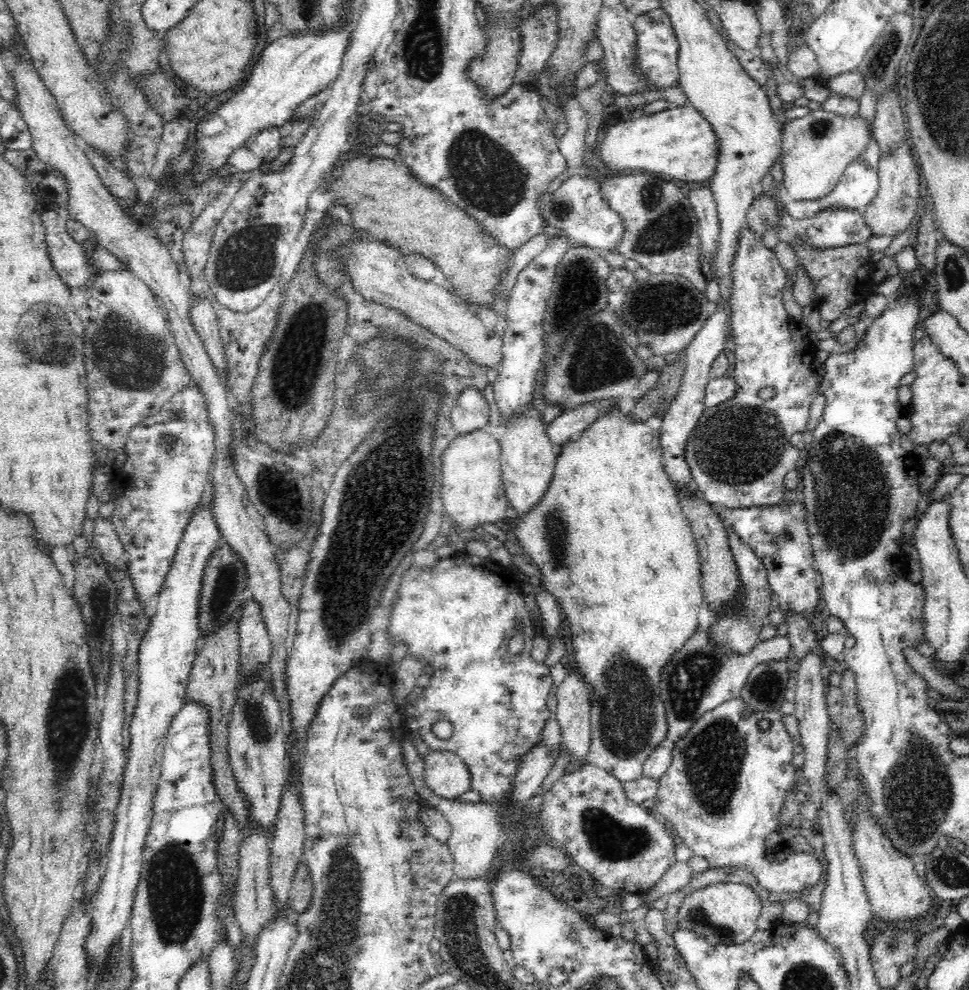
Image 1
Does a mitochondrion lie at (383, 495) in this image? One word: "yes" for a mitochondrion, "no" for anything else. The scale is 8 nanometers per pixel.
yes

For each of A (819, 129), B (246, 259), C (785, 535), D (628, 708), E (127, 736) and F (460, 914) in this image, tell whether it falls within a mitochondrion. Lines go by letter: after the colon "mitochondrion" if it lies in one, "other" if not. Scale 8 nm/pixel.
A: mitochondrion
B: mitochondrion
C: mitochondrion
D: mitochondrion
E: other
F: mitochondrion

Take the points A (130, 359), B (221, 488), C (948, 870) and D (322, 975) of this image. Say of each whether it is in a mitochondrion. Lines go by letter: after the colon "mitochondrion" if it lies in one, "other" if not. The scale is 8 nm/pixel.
A: mitochondrion
B: other
C: mitochondrion
D: mitochondrion

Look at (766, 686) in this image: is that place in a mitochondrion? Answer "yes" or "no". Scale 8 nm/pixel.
yes

